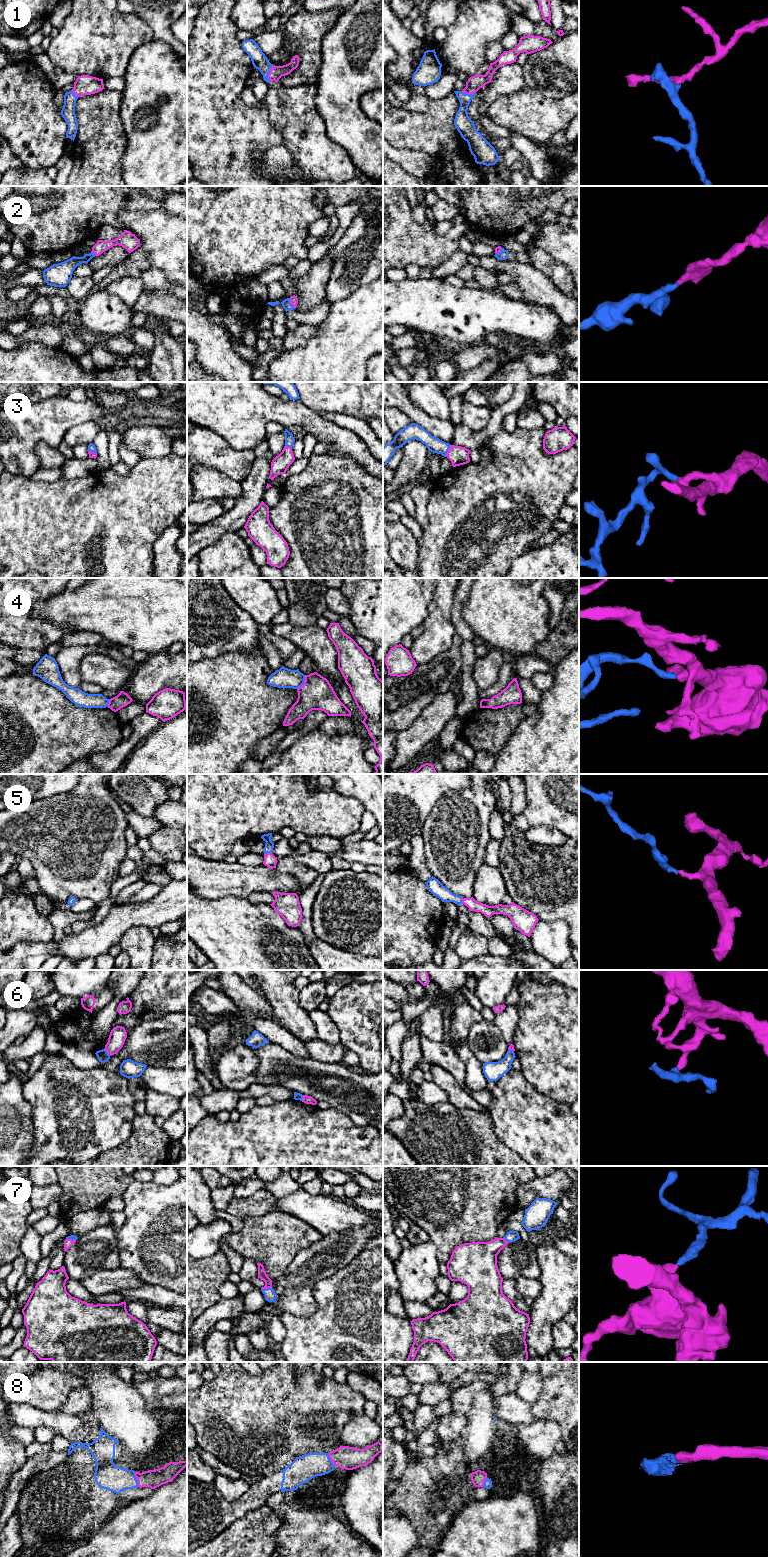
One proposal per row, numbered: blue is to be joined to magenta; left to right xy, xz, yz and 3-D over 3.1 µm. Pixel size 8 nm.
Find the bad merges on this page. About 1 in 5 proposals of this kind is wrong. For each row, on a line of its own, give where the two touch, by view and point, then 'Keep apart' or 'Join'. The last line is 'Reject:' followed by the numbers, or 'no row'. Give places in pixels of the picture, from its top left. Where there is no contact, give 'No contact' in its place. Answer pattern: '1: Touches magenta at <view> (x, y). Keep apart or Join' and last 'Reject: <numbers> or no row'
1: Touches magenta at xz (269, 73). Join
2: Touches magenta at xz (291, 303). Join
3: Touches magenta at yz (448, 451). Join
4: Touches magenta at xz (304, 682). Keep apart
5: Touches magenta at xz (267, 853). Join
6: Touches magenta at xy (107, 1052). Keep apart
7: Touches magenta at xz (266, 1288). Join
8: Touches magenta at xy (136, 1478). Join
Reject: 4, 6

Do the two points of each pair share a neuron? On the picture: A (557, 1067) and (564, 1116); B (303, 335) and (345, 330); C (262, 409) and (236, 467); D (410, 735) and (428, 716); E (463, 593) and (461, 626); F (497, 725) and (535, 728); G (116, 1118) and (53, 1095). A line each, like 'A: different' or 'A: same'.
A: different
B: different
C: different
D: same
E: same
F: different
G: same

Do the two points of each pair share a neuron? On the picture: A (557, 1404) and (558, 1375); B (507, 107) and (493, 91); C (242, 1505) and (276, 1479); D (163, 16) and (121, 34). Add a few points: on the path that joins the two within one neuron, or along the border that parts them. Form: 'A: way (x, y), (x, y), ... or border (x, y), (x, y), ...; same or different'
A: way (558, 1397), (558, 1382); same
B: border (520, 90), (500, 95), (490, 105), (487, 115); different
C: way (250, 1501), (268, 1485); same
D: border (124, 14), (138, 16), (152, 30), (154, 38); different

